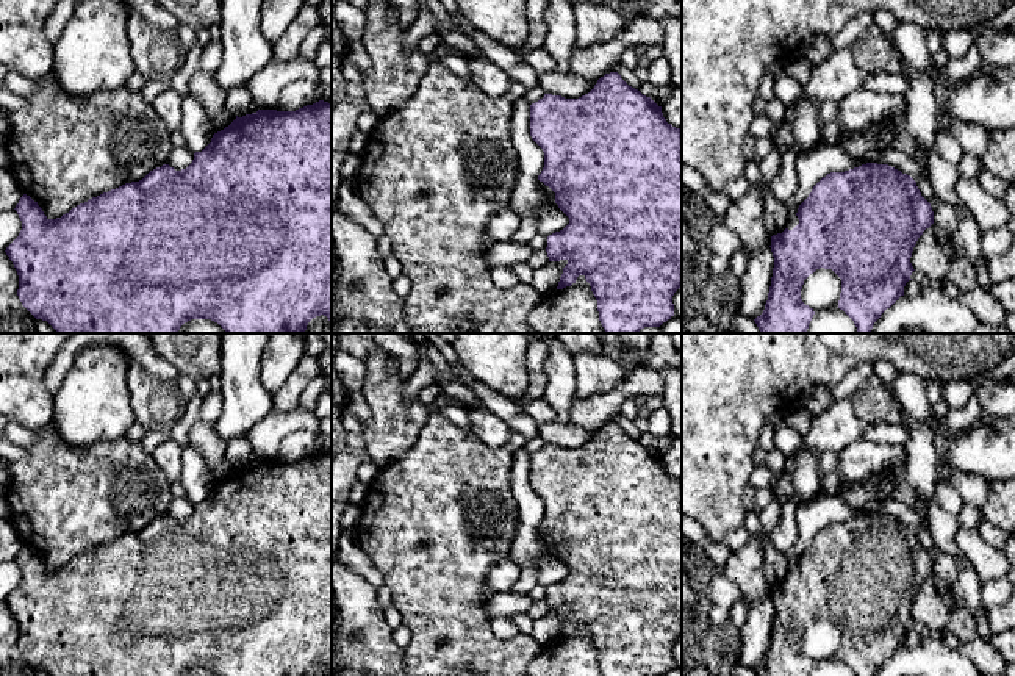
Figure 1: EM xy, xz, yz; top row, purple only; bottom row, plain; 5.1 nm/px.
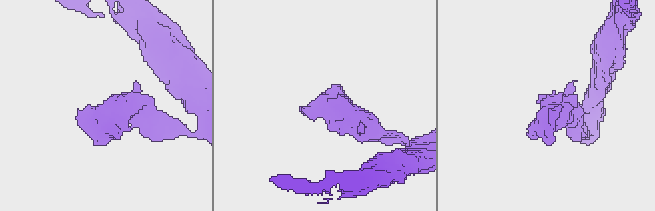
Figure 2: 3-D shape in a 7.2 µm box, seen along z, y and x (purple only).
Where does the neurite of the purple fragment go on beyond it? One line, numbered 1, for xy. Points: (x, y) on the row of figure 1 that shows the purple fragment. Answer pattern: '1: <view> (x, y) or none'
1: none

